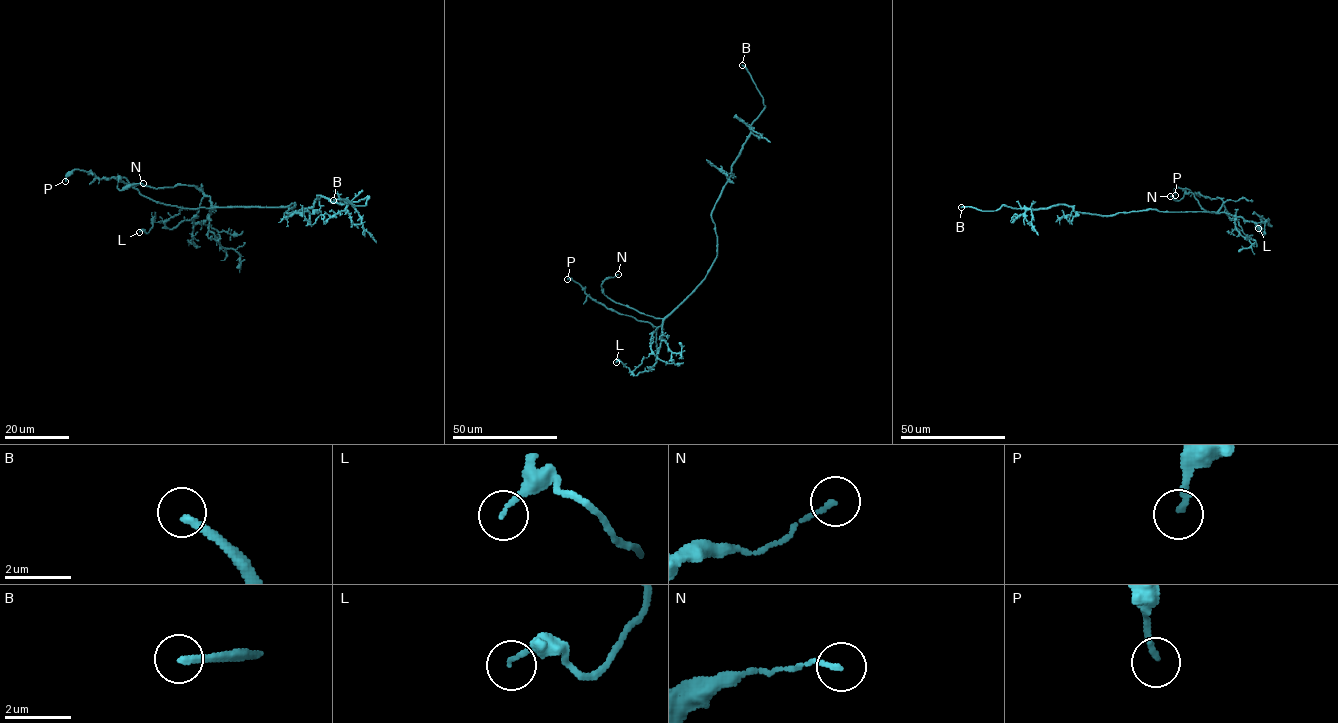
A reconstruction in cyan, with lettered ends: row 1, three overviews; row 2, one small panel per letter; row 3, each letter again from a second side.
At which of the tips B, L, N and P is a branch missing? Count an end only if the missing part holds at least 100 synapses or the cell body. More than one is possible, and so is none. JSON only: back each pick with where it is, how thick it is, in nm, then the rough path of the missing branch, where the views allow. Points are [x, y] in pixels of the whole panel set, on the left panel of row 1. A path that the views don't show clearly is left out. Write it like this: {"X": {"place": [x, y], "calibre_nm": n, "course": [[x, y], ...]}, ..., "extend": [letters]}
{"B": {"place": [333, 200], "calibre_nm": 240, "course": [[333, 200], [322, 200], [286, 192], [276, 187], [256, 168]]}, "extend": ["B"]}

